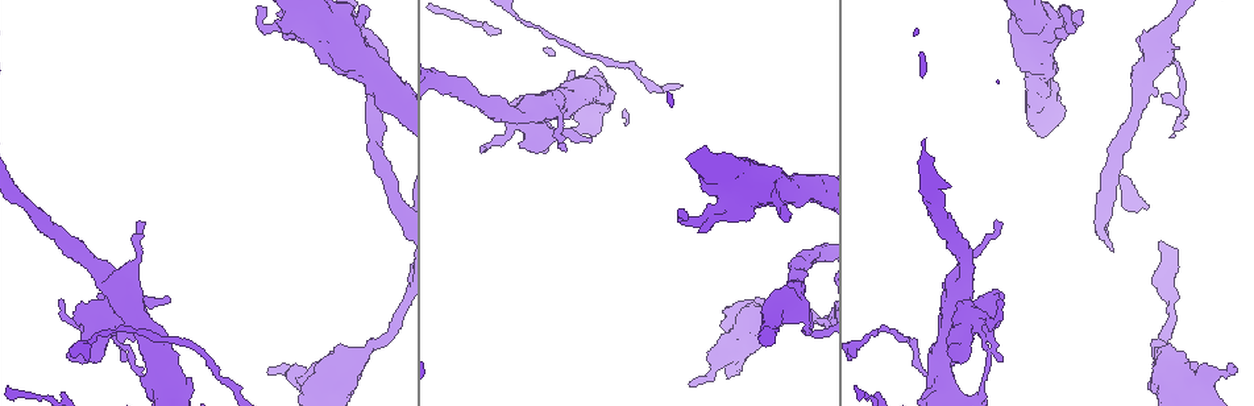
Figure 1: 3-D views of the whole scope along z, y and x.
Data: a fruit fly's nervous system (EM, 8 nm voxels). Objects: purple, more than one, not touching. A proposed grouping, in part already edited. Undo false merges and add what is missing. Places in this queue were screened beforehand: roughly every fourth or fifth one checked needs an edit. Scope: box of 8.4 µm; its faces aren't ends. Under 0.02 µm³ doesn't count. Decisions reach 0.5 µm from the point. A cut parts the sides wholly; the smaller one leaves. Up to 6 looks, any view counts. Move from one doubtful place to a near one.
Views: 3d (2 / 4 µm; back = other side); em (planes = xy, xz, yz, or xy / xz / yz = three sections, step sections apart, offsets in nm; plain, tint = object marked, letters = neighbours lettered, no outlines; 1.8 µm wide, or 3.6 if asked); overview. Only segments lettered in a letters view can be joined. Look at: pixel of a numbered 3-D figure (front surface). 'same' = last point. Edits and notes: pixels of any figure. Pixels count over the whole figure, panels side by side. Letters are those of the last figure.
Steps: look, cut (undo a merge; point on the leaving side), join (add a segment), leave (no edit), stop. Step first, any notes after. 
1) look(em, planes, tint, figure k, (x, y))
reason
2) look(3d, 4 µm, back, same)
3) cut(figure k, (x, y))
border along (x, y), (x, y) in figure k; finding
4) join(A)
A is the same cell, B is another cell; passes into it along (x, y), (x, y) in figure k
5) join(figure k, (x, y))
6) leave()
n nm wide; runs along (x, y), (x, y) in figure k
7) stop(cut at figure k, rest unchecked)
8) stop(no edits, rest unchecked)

look(em, xy, step 16, tint, figure 1, (968, 302))
sharp bend

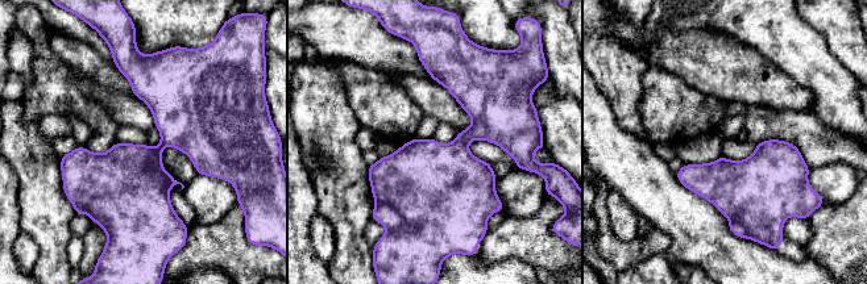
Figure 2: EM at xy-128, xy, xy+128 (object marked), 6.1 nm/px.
look(em, xy, step 16, letters, same)

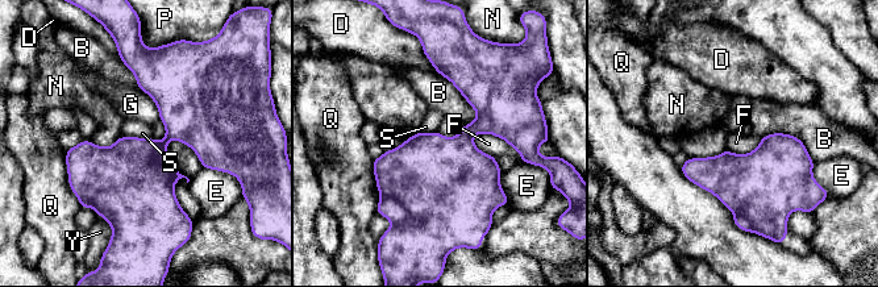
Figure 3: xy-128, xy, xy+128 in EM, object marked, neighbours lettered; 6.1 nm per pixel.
leave()
B, D, E, F, G, N, P, Q, S and Y are other cells; border along (120, 134), (150, 137) in figure 3; one cell here

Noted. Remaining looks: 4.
look(em, planes, letters, figure 1, (1237, 369))
an open end

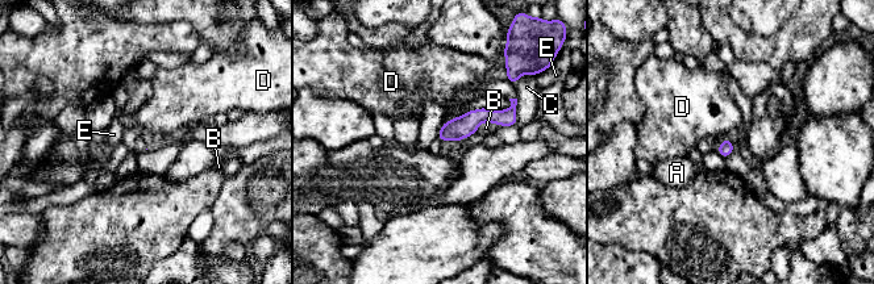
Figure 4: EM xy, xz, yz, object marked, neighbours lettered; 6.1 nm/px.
leave()
A, B, C, D and E are other cells; no lettered segment goes on from it

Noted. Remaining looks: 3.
look(em, planes, tint, figure 1, (1184, 109))
abrupt turn

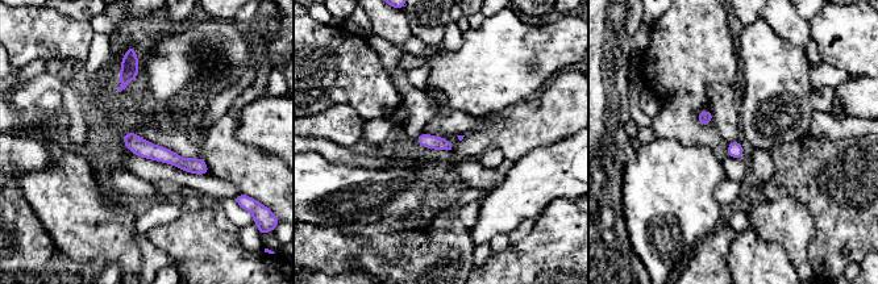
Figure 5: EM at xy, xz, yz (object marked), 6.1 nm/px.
look(em, planes, letters, same)
what lies round it

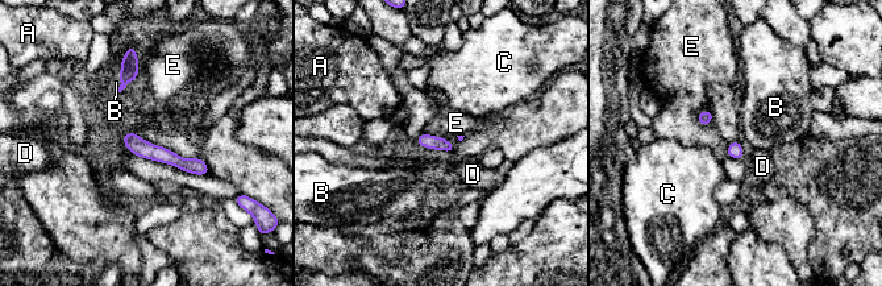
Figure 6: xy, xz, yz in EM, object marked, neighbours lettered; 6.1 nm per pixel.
leave()
A, B, C, D and E are other cells; runs along (127, 137), (204, 171) in figure 6; all the same cell

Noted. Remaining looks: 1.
stop(no edits, rest unchecked)

